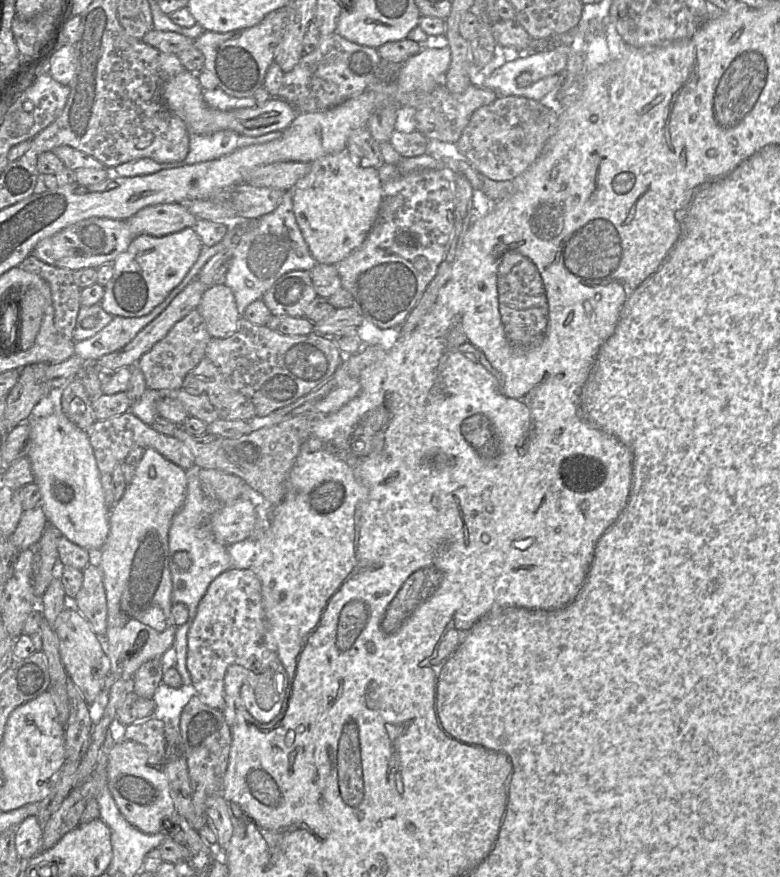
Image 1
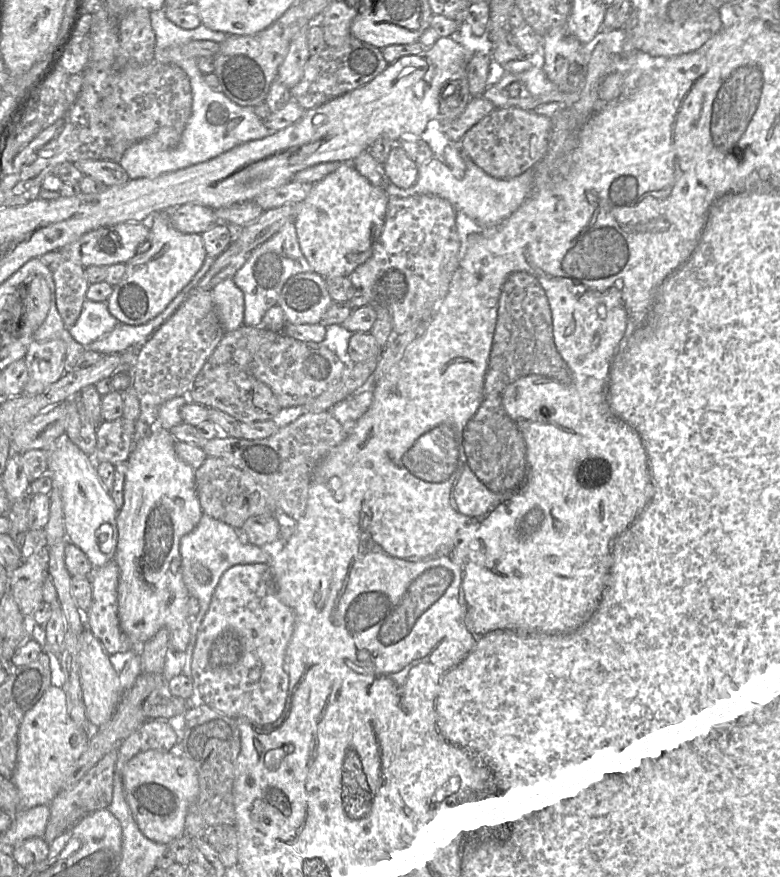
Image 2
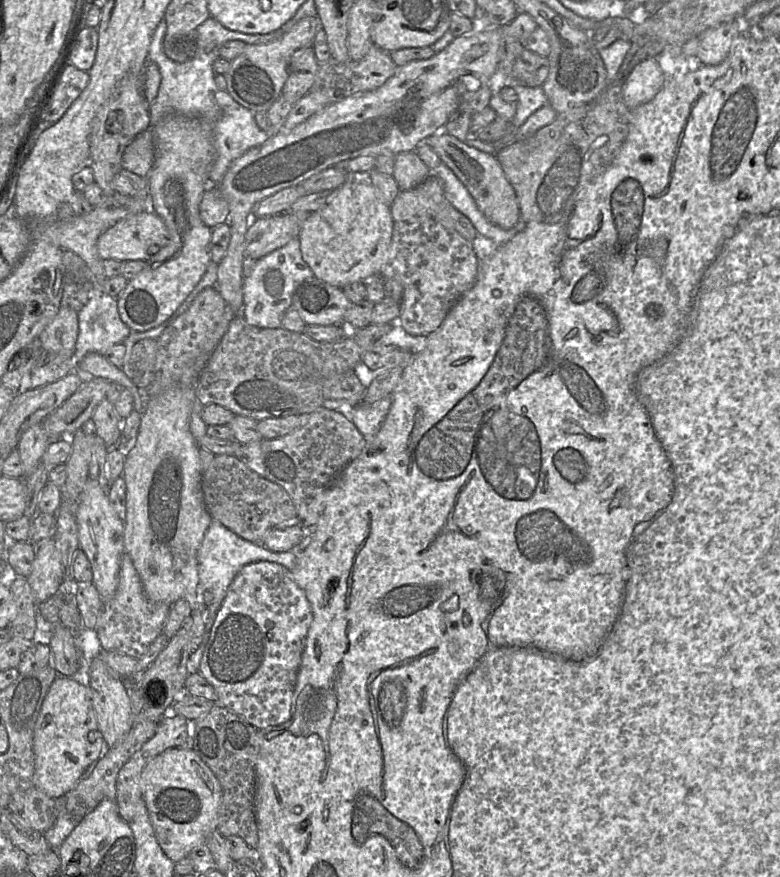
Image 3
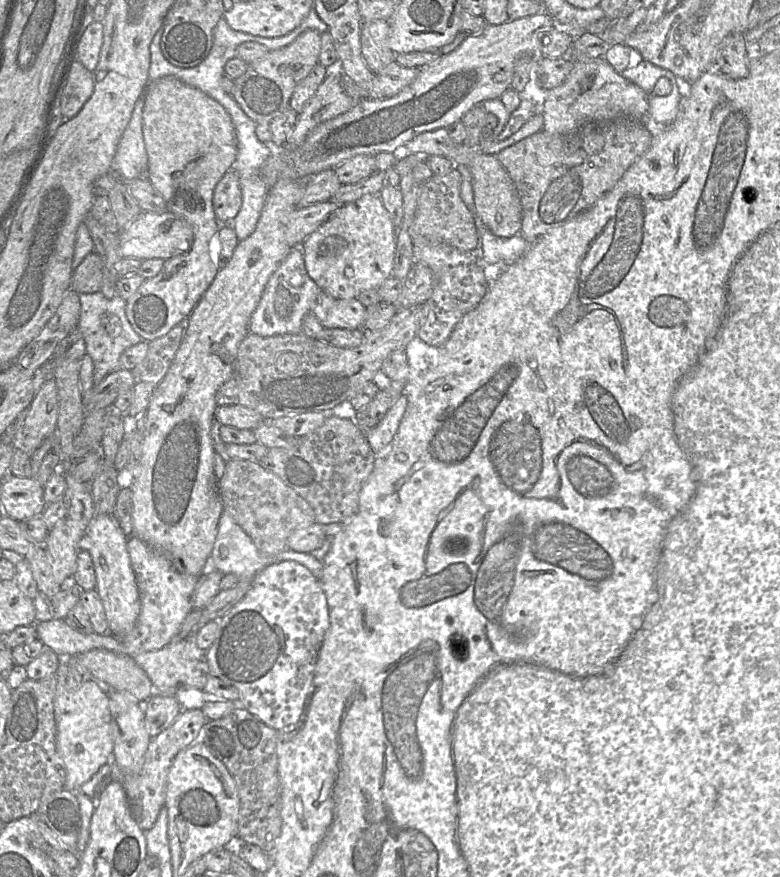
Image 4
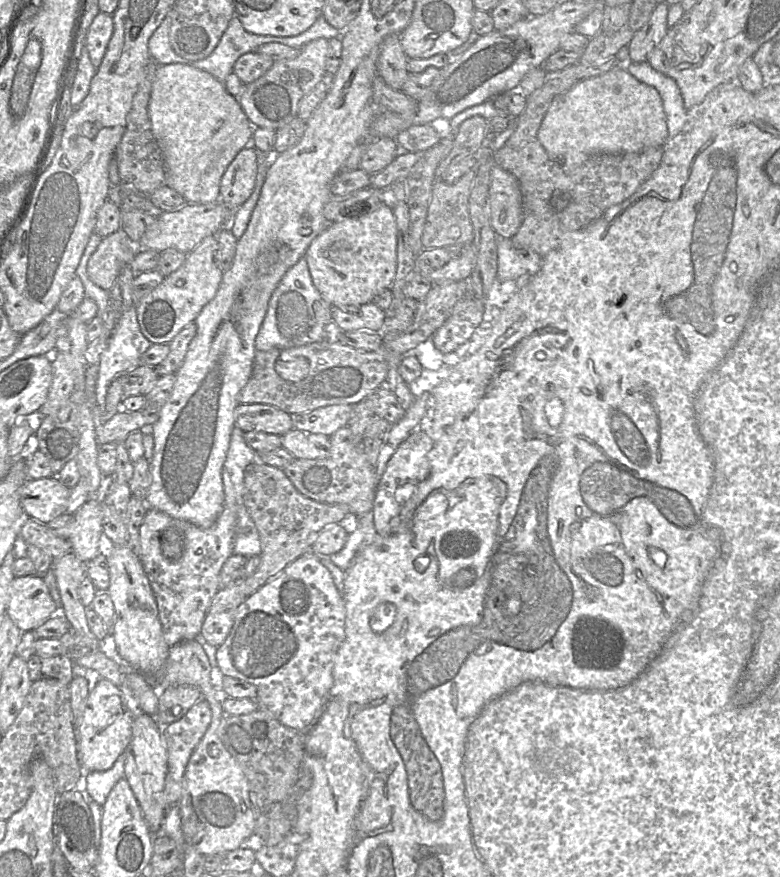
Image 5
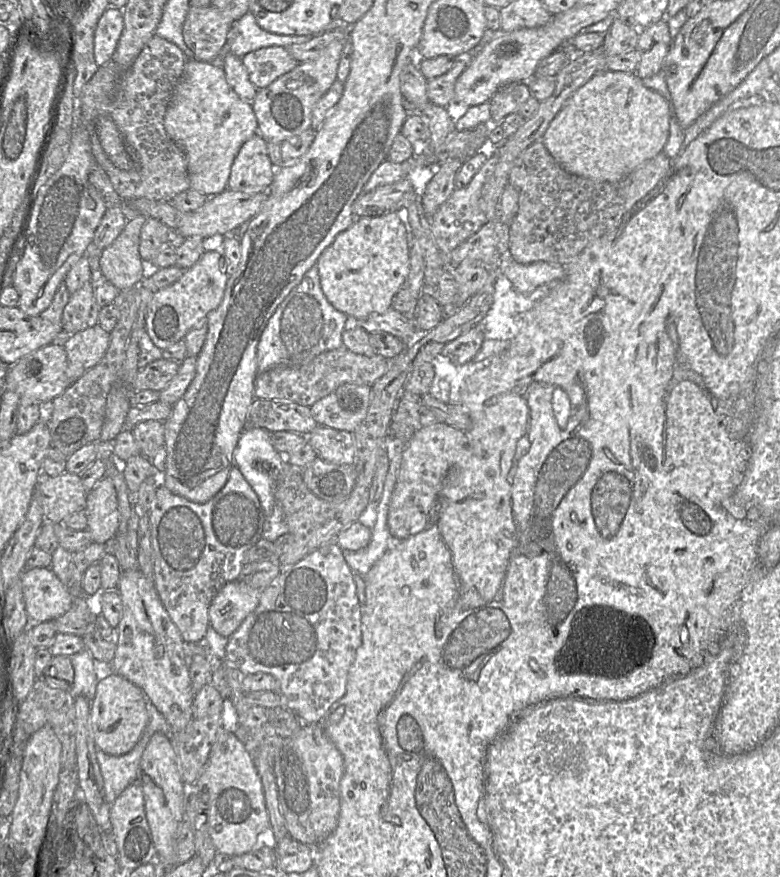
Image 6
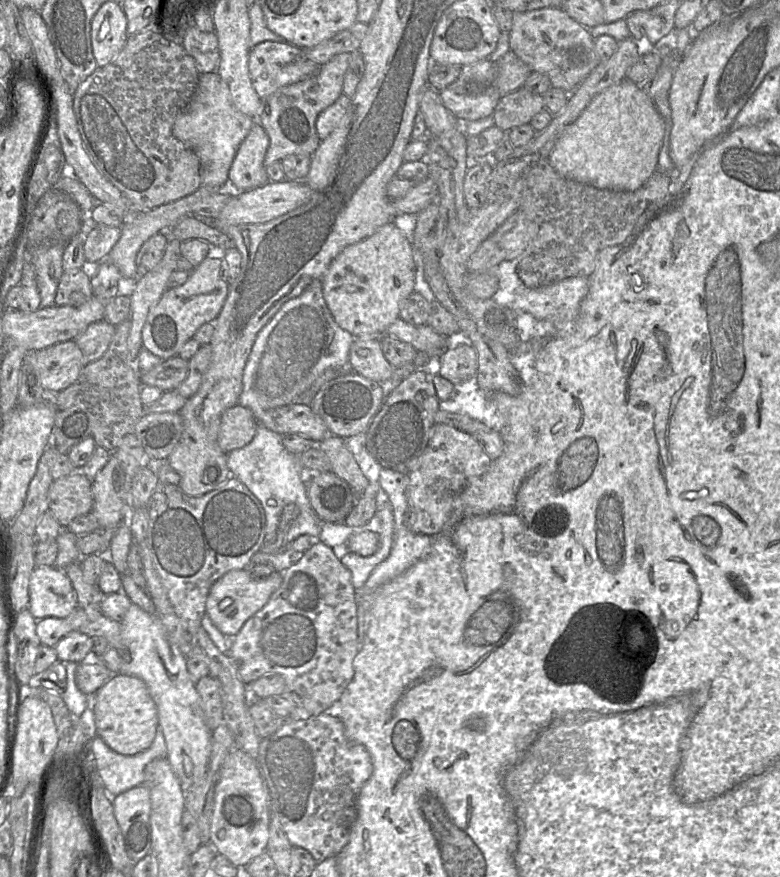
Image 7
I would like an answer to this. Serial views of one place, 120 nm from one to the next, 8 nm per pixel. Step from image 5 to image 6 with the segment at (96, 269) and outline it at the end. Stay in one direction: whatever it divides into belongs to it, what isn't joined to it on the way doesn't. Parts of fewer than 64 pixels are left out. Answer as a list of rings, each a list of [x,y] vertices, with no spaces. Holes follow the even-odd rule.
[[[135,214],[120,235],[100,254],[99,267],[106,281],[119,291],[138,287],[148,273],[139,255],[140,232],[147,218]]]

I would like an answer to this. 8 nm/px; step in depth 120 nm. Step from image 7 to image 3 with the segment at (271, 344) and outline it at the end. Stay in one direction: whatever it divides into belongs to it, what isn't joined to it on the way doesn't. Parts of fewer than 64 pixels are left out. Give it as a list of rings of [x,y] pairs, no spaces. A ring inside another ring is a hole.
[[[298,237],[253,263],[244,261],[244,306],[241,315],[248,324],[253,326],[280,328],[285,311],[291,307],[295,289],[306,279],[312,277],[314,273],[302,258]]]

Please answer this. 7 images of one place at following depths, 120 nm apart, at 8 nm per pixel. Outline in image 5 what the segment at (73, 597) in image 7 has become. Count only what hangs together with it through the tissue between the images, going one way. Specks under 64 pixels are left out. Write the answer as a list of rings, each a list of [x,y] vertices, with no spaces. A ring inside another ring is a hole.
[[[37,574],[14,577],[6,615],[21,632],[33,631],[58,612],[59,607],[51,598],[43,577]]]

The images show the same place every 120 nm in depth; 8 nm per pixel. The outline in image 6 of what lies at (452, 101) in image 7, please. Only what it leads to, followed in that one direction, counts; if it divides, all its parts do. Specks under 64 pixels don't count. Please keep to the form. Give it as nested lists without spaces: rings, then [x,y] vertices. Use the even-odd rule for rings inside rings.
[[[469,54],[455,58],[456,63],[451,70],[427,82],[429,102],[439,107],[446,108],[451,104],[455,96],[454,88],[456,81],[473,59]]]

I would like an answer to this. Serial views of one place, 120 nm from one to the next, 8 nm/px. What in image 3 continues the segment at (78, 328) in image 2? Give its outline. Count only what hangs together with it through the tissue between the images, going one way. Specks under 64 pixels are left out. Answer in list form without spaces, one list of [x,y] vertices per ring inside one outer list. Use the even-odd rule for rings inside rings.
[[[93,288],[88,302],[78,312],[79,333],[75,345],[75,358],[78,361],[90,352],[101,355],[114,345],[122,343],[131,329],[121,320],[117,299]]]

